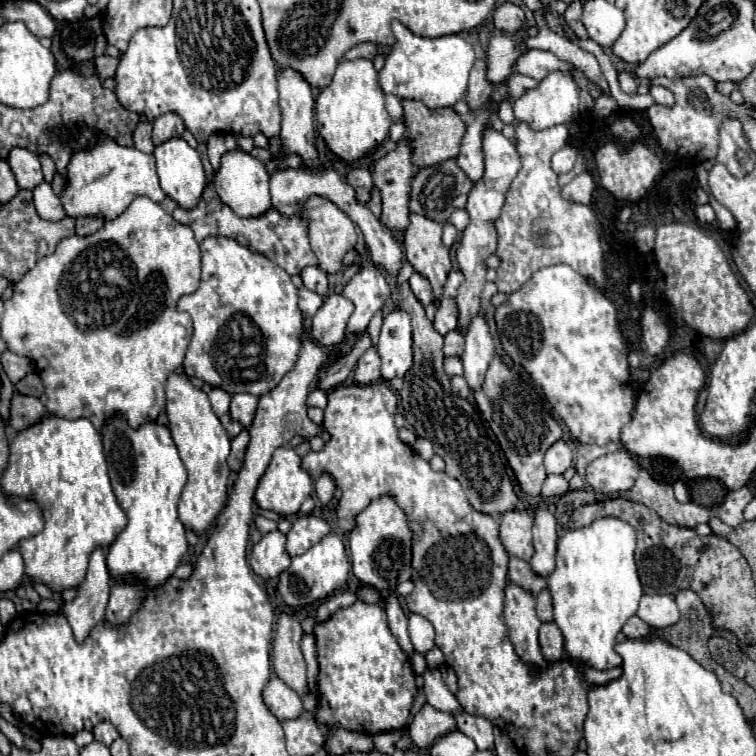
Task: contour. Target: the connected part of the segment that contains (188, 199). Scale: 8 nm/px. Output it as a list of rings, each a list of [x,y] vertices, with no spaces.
[[[176,137],[176,139],[170,139],[162,145],[158,145],[154,149],[154,157],[156,157],[156,167],[158,167],[160,187],[164,189],[164,193],[172,201],[176,201],[176,205],[180,205],[182,209],[196,207],[196,203],[200,201],[200,195],[206,187],[206,173],[204,173],[202,161],[198,157],[198,151],[192,149],[184,139]]]

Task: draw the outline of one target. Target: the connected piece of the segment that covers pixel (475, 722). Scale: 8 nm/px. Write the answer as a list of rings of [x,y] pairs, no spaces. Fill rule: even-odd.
[[[468,713],[456,715],[458,729],[474,739],[478,749],[492,749],[494,747],[494,733],[492,733],[492,723],[484,717],[474,717]]]

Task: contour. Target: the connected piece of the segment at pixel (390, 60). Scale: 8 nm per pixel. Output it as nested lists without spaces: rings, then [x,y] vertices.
[[[392,21],[392,33],[396,35],[396,43],[378,75],[384,93],[392,93],[400,99],[422,101],[428,109],[454,107],[456,101],[464,99],[468,73],[474,65],[474,47],[468,41],[464,41],[460,35],[426,39],[414,35],[400,21]]]

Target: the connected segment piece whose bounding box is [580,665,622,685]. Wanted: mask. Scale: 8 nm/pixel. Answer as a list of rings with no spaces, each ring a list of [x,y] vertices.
[[[580,665],[580,669],[584,673],[584,679],[588,683],[592,683],[592,685],[608,685],[610,681],[614,681],[614,679],[618,679],[622,675],[622,669],[620,667],[616,671],[596,671],[592,667],[582,667]]]

